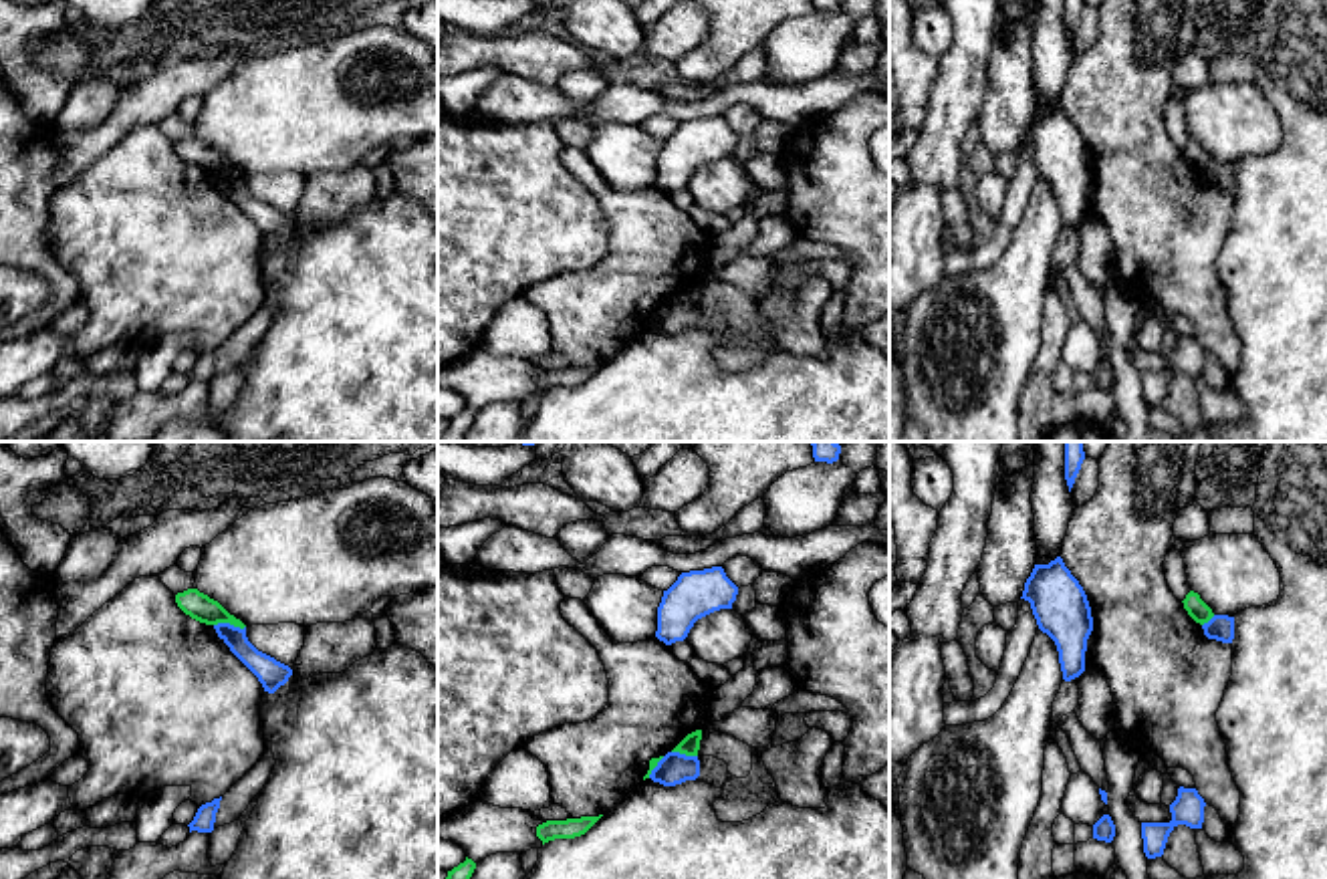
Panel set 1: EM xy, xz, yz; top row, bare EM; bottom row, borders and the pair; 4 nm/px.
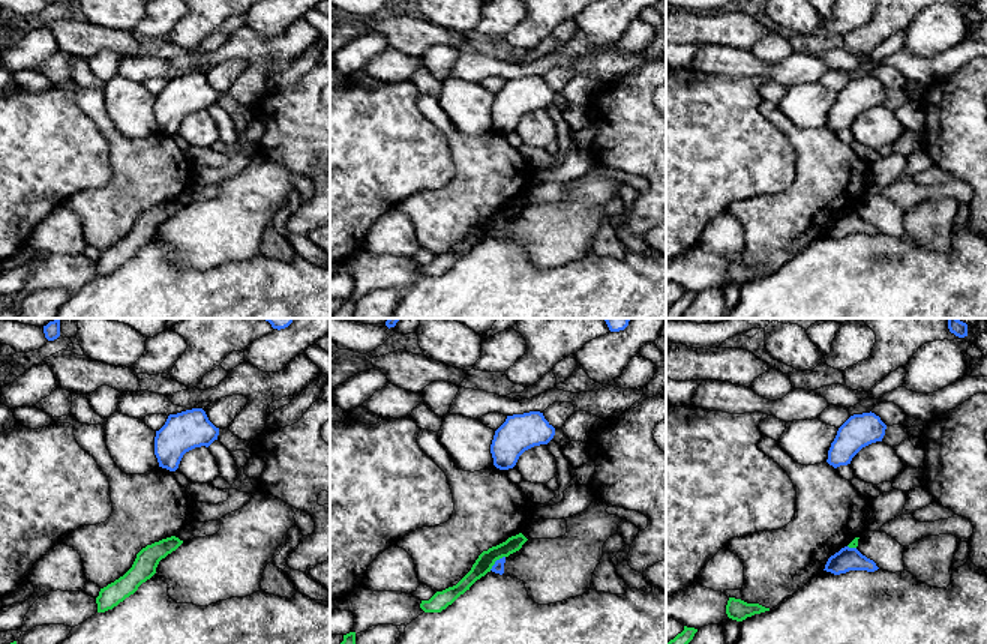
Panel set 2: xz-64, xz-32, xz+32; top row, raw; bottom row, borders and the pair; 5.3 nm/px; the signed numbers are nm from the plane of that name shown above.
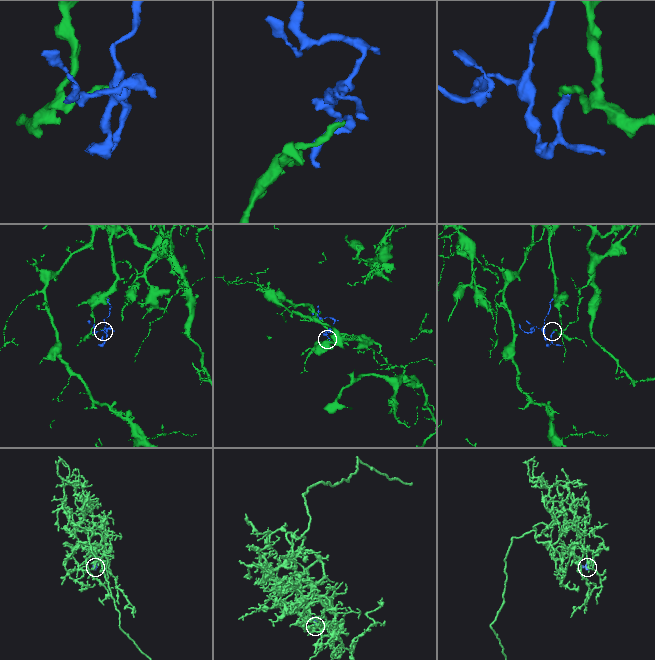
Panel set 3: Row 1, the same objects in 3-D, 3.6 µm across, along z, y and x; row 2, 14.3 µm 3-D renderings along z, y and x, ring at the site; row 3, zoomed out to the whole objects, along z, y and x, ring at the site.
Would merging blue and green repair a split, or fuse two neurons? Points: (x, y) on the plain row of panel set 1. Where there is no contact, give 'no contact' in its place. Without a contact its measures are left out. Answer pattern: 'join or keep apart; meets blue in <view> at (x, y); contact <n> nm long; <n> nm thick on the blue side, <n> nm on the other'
keep apart; meets blue in xy at (228, 172); contact 130 nm long; 110 nm thick on the blue side, 110 nm on the other

